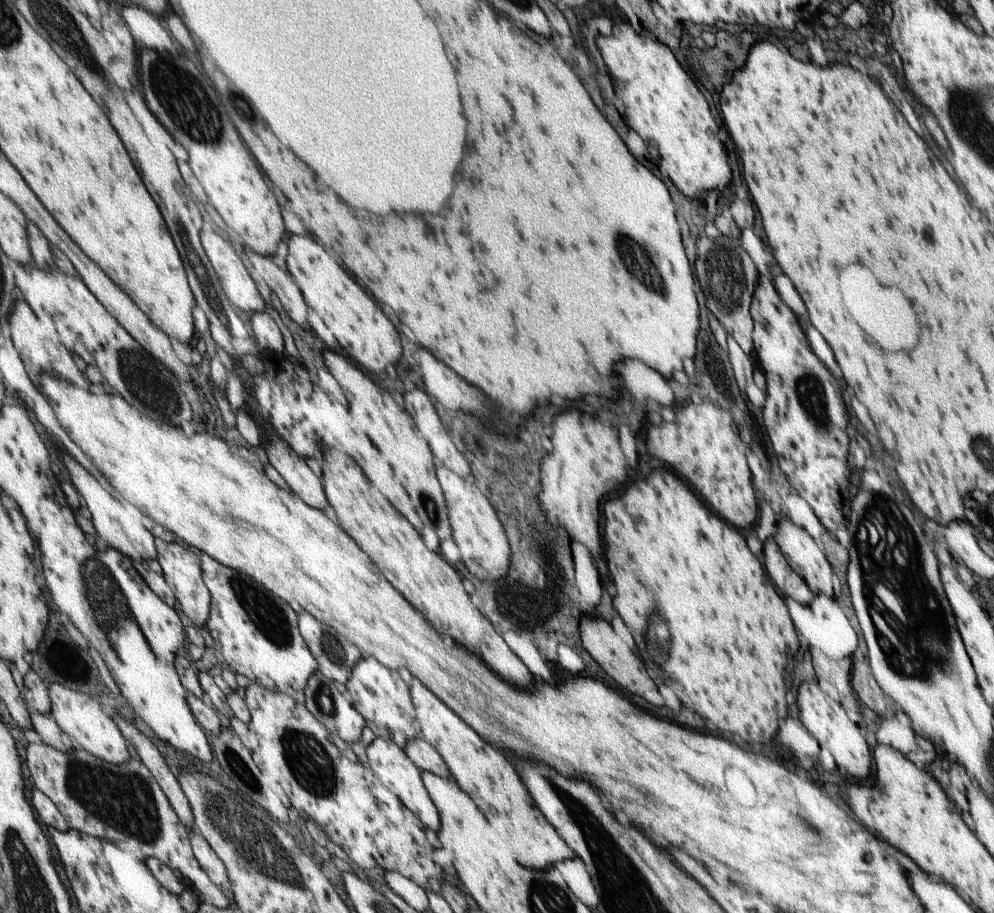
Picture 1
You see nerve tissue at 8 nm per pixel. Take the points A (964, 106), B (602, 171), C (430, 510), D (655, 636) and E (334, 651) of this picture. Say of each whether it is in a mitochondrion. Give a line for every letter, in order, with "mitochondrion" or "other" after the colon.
A: mitochondrion
B: other
C: mitochondrion
D: mitochondrion
E: mitochondrion

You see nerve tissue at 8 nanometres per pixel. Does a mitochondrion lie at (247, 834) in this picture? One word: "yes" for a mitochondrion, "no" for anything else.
yes

